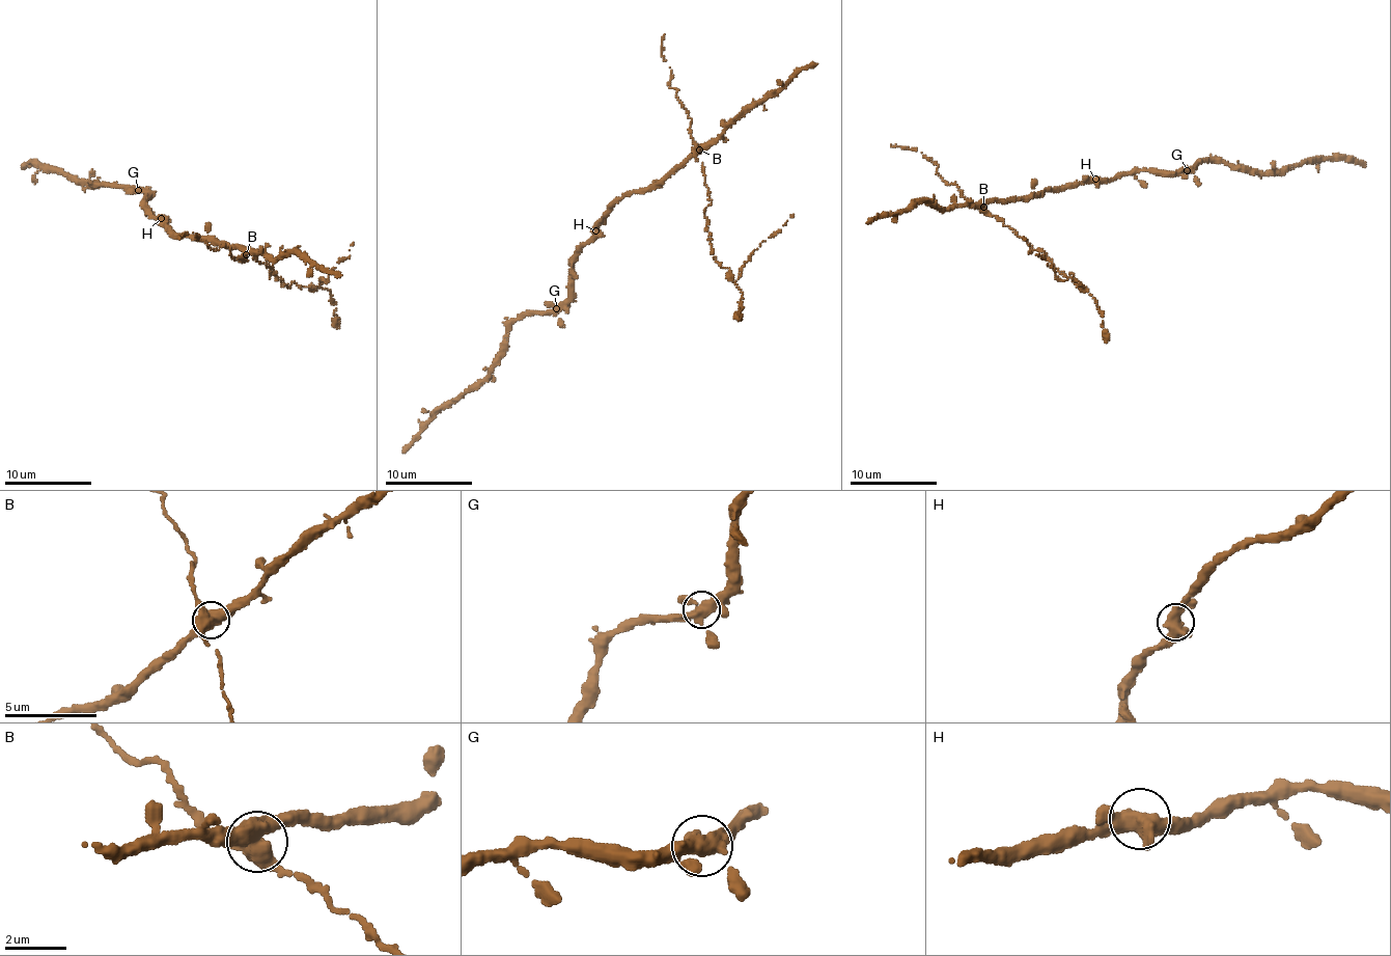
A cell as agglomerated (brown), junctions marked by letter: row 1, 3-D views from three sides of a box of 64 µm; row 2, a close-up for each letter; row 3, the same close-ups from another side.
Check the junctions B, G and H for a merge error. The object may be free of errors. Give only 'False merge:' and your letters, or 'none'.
False merge: B

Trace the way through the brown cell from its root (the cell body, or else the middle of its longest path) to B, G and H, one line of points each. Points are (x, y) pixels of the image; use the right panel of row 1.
B: (1053, 189), (1035, 197), (1002, 203), (986, 202), (983, 208)
G: (1053, 189), (1112, 181), (1137, 170), (1171, 173), (1187, 170)
H: (1053, 189), (1095, 179)

